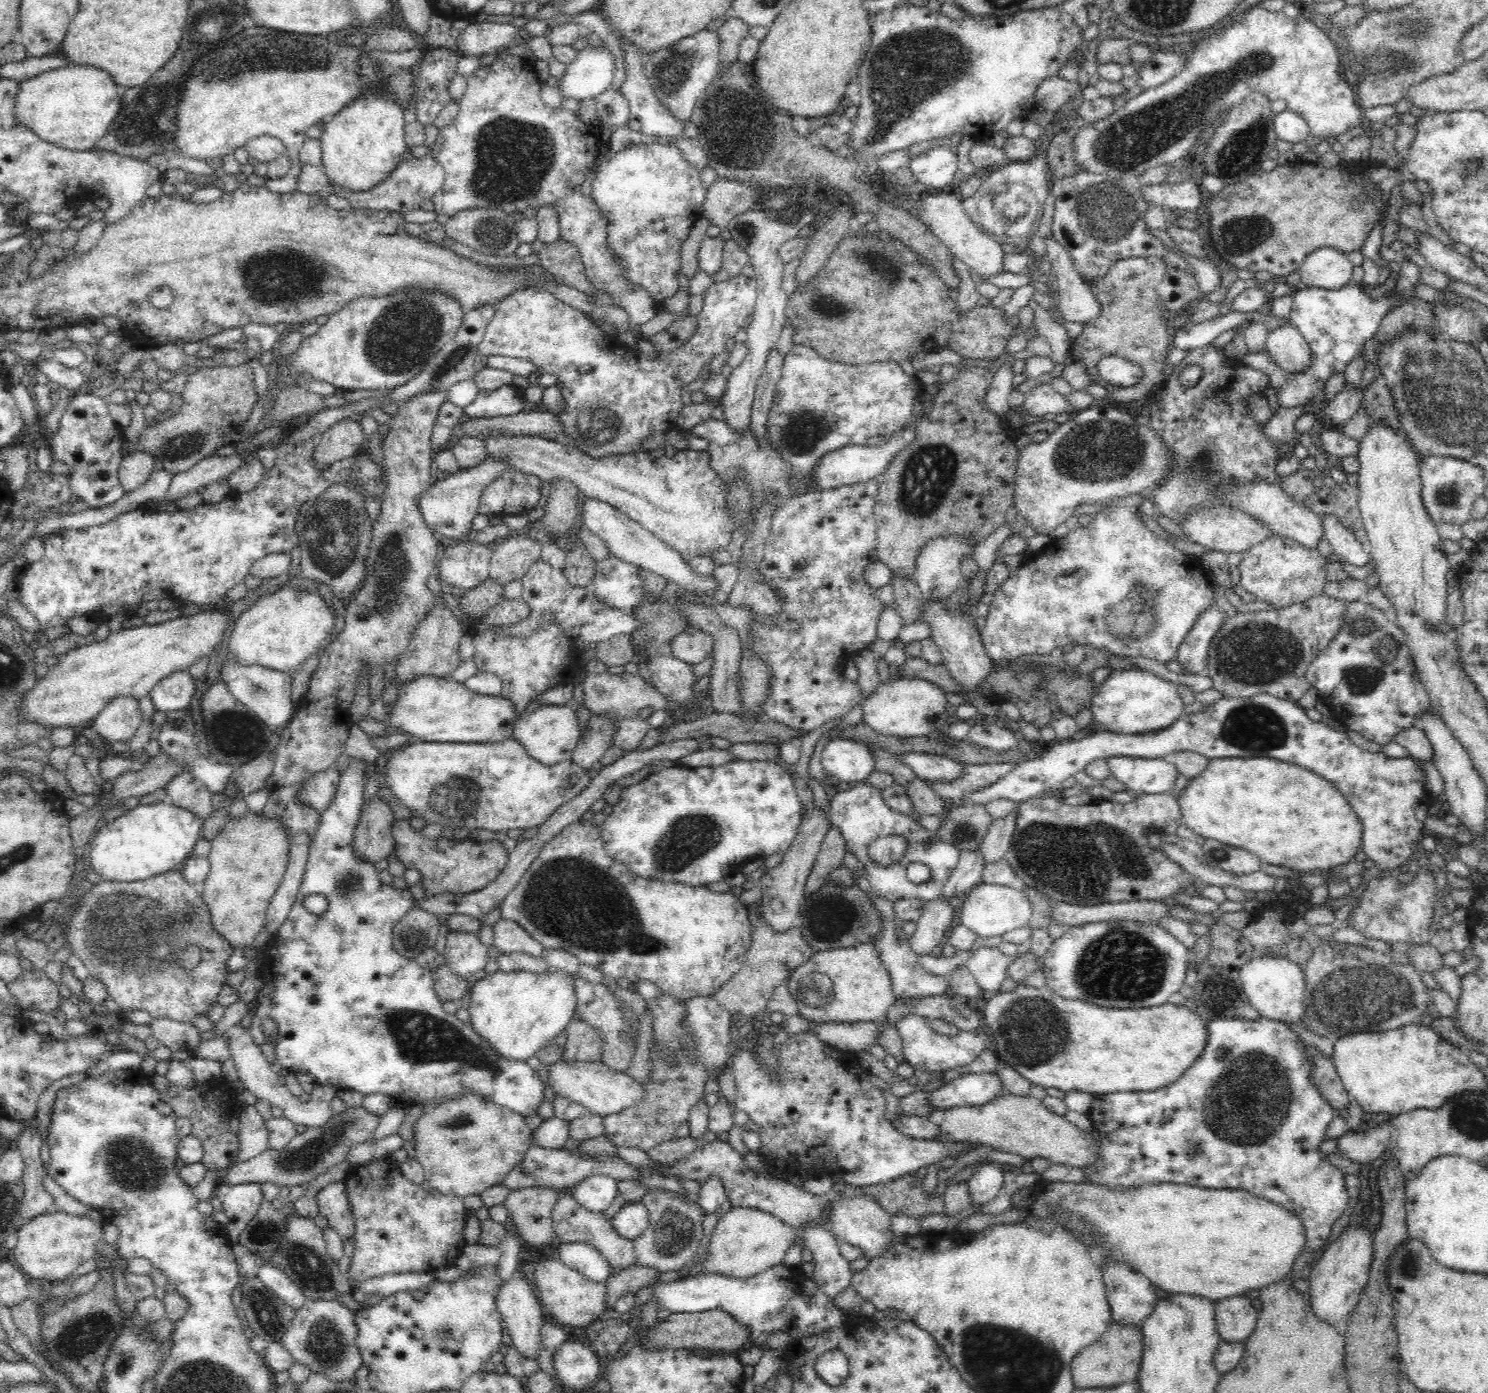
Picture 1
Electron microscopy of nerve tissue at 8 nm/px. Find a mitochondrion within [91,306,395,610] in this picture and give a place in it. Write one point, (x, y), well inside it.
(334, 532)

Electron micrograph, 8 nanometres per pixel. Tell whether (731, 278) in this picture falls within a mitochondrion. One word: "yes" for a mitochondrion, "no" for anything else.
no

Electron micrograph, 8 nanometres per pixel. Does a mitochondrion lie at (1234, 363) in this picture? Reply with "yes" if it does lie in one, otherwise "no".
no

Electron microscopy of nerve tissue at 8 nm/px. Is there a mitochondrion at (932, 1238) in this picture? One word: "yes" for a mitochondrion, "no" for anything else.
no

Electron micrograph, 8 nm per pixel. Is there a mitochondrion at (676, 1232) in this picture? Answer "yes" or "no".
yes

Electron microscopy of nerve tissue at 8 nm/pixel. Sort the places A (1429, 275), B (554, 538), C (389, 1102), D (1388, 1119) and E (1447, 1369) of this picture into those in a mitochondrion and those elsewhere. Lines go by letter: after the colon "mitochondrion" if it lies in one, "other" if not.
A: other
B: other
C: other
D: other
E: other

